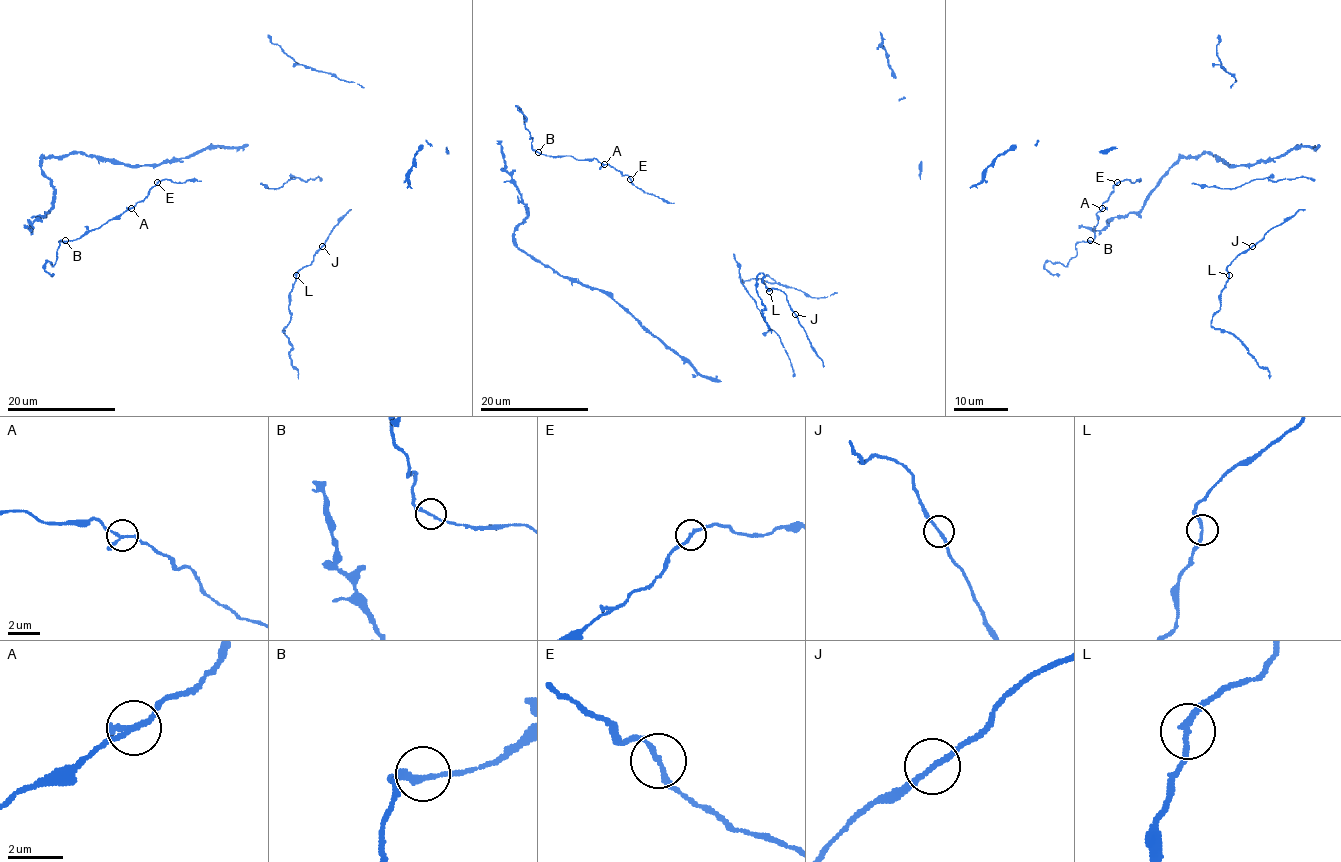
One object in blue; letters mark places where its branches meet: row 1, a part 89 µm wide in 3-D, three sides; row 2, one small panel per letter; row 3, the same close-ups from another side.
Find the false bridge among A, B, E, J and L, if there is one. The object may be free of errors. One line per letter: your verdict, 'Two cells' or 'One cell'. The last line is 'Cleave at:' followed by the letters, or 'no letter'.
A: One cell
B: One cell
E: One cell
J: One cell
L: One cell
Cleave at: no letter

